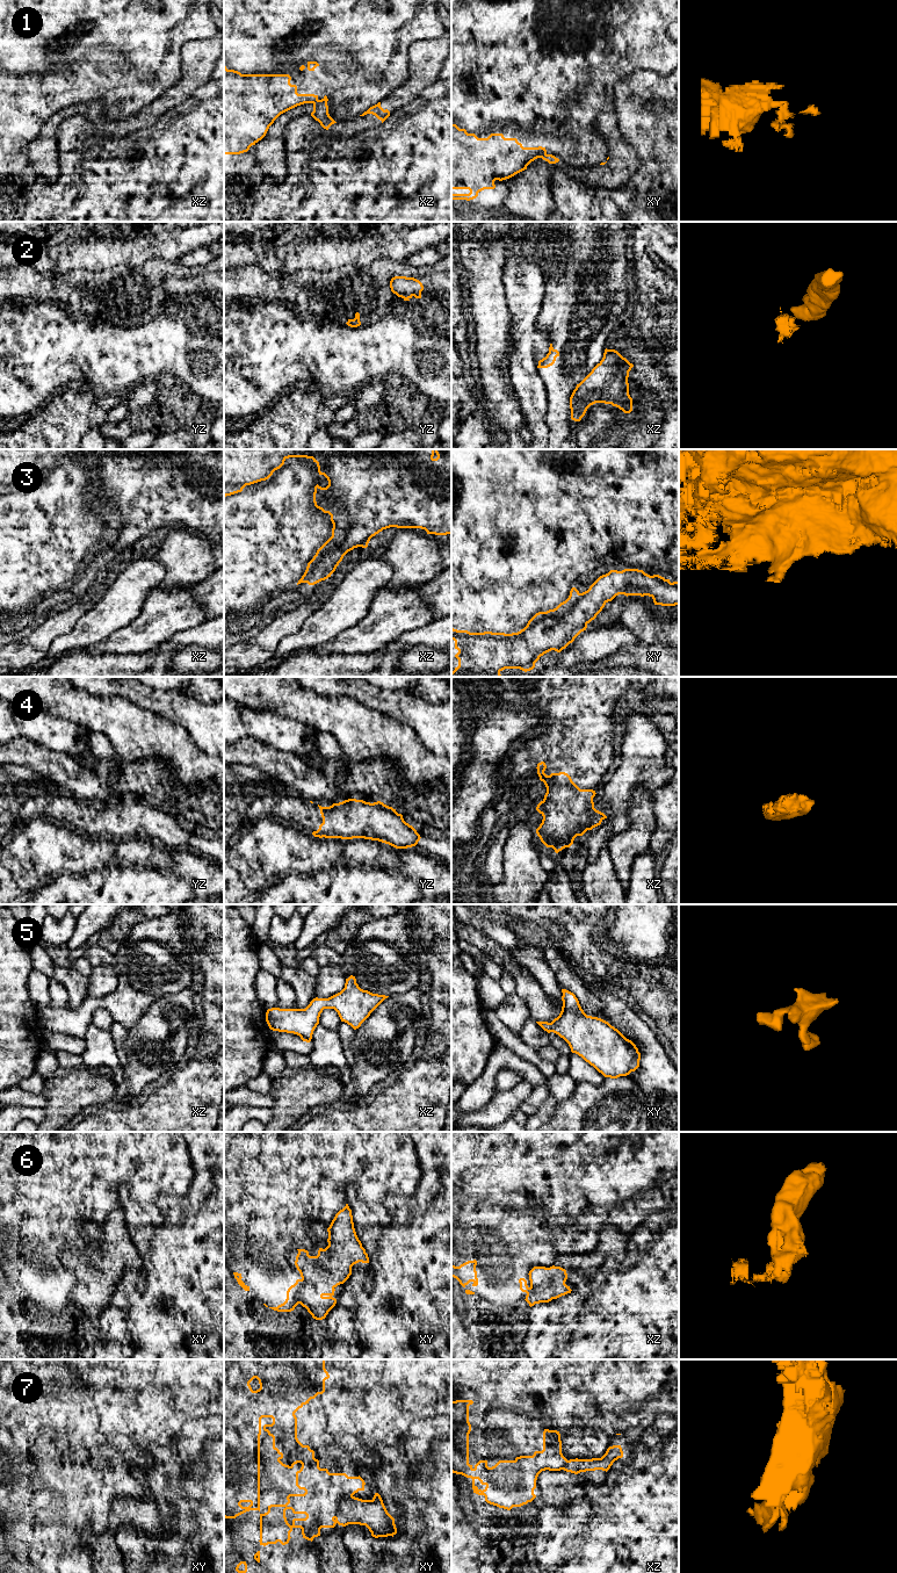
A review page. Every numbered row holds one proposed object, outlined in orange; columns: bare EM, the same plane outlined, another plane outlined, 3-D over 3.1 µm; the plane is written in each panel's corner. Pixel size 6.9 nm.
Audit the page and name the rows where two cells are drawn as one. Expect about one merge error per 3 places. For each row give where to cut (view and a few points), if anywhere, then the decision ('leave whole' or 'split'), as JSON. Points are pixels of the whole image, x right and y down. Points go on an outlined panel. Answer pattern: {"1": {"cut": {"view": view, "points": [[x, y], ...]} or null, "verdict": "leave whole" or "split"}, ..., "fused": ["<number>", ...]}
{"1": {"cut": {"view": "xz", "points": [[318, 100], [312, 102]]}, "verdict": "split"}, "2": {"cut": {"view": "yz", "points": [[404, 298], [407, 300]]}, "verdict": "split"}, "3": {"cut": null, "verdict": "leave whole"}, "4": {"cut": null, "verdict": "leave whole"}, "5": {"cut": null, "verdict": "leave whole"}, "6": {"cut": {"view": "xy", "points": [[302, 1279], [298, 1303]]}, "verdict": "split"}, "7": {"cut": {"view": "xy", "points": [[352, 1494], [339, 1503], [334, 1517]]}, "verdict": "split"}, "fused": ["1", "2", "6", "7"]}

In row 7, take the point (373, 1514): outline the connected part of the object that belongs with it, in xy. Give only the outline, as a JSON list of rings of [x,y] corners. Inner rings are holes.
[[[375,1493],[371,1500],[355,1496],[343,1499],[338,1507],[335,1521],[339,1525],[366,1525],[375,1538],[395,1536],[397,1528],[395,1518],[388,1513],[383,1500]]]

